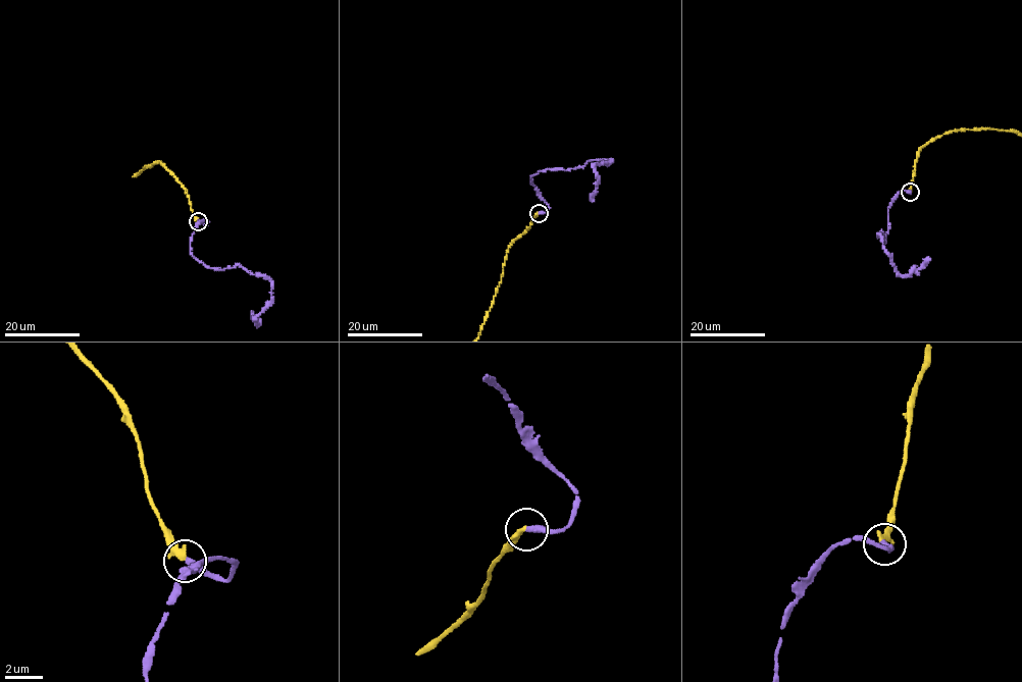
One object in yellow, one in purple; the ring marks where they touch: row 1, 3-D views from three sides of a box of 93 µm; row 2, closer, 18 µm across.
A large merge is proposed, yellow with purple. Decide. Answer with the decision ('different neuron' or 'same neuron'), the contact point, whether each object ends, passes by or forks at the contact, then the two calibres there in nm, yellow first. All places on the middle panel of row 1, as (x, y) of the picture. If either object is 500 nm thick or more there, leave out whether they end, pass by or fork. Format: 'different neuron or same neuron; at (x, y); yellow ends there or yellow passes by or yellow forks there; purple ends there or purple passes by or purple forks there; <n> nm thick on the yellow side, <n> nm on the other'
same neuron; at (539, 213); yellow ends there; purple ends there; 320 nm thick on the yellow side, 360 nm on the other

